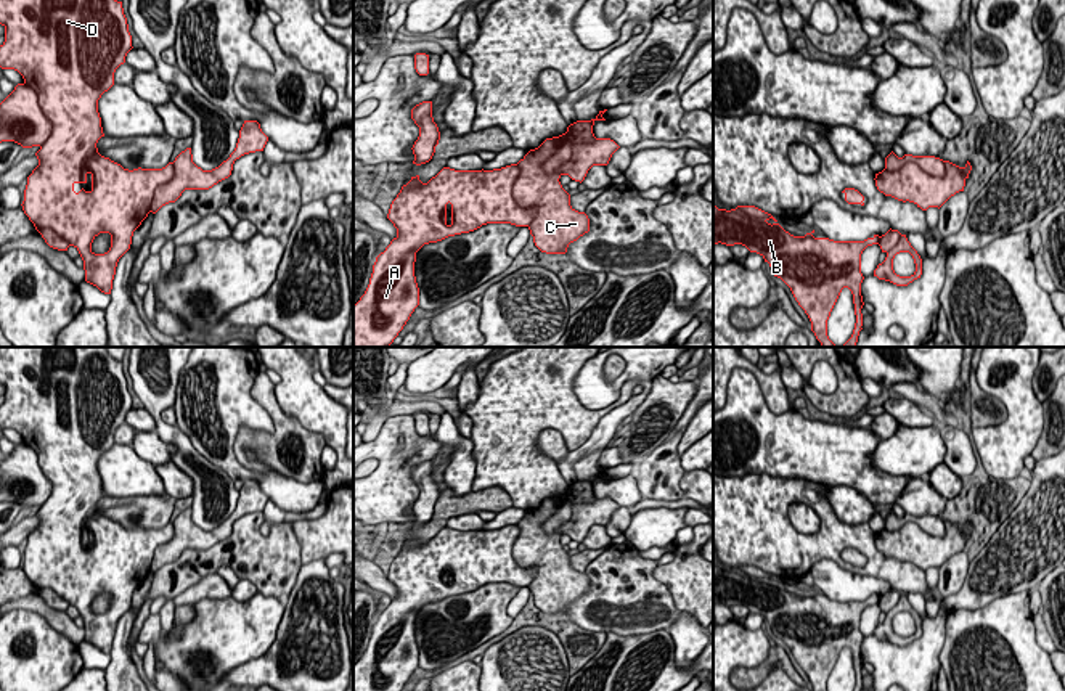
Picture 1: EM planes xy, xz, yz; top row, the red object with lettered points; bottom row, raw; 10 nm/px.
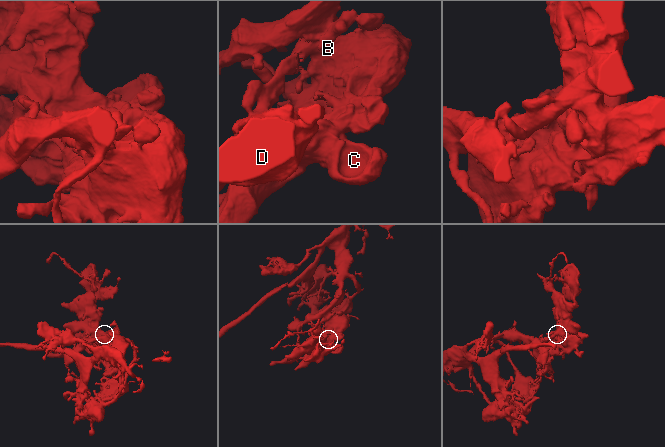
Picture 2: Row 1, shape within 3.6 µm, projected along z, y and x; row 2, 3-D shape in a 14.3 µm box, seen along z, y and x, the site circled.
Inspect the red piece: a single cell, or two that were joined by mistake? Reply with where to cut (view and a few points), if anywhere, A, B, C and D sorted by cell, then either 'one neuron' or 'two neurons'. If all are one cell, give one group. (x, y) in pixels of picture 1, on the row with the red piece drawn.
no cut; A B C D; one neuron

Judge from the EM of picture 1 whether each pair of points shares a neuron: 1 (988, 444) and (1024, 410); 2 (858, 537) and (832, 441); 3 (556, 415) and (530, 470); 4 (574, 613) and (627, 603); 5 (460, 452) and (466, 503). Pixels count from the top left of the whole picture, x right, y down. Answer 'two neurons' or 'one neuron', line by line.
1: one neuron
2: two neurons
3: one neuron
4: one neuron
5: two neurons

